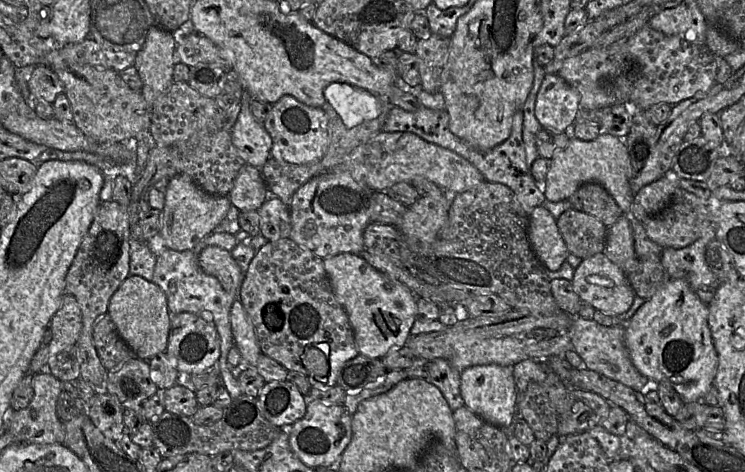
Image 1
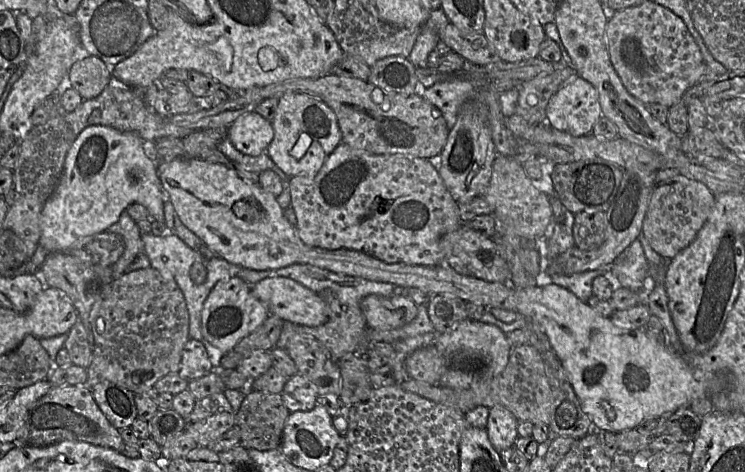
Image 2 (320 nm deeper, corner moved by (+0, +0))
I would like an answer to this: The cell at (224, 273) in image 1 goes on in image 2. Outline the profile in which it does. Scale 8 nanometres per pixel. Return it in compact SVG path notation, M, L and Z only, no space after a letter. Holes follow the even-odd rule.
M267 277L251 286L252 294L268 308L270 315L309 327L329 320L329 307L320 294L291 278Z

